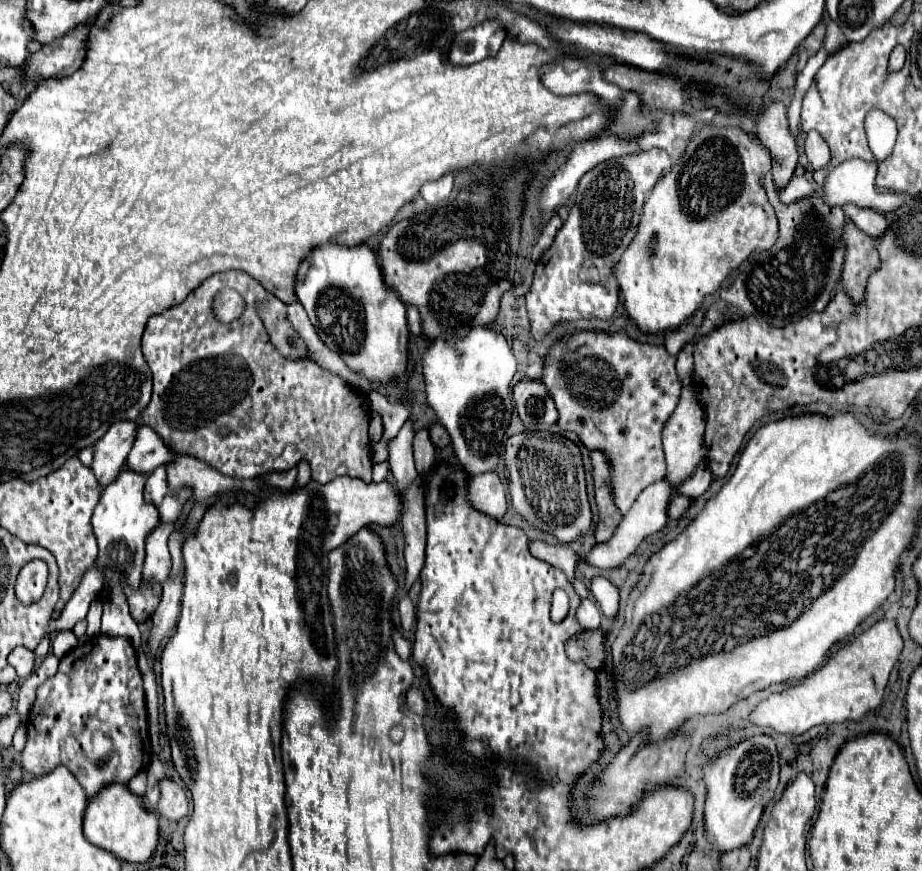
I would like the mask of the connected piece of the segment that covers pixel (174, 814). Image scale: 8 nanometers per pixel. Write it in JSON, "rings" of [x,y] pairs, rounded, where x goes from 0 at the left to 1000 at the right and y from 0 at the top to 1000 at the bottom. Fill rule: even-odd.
{"rings":[[[185,894],[175,897],[175,917],[170,922],[170,931],[175,938],[194,943],[203,936],[203,915],[201,908]]]}

